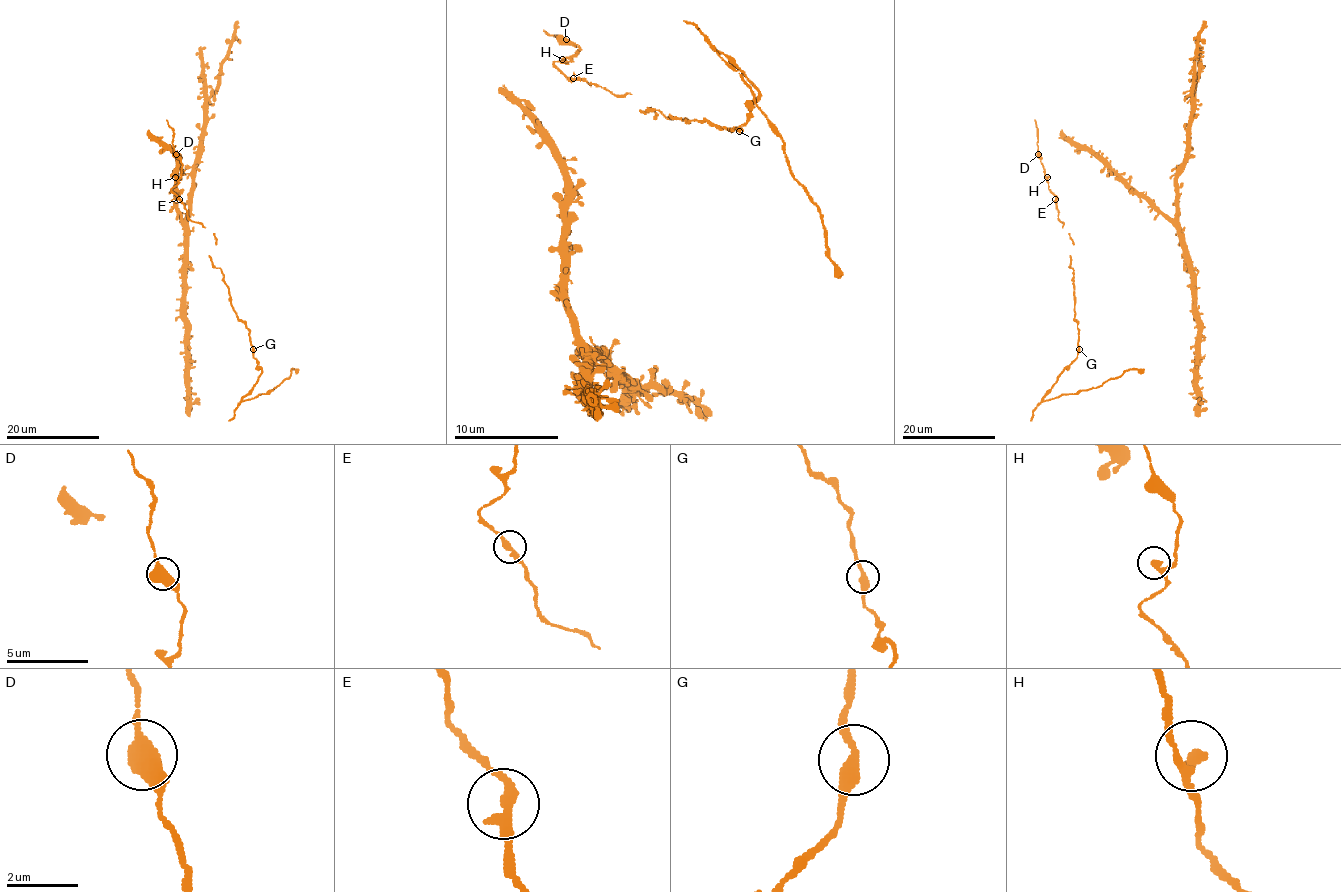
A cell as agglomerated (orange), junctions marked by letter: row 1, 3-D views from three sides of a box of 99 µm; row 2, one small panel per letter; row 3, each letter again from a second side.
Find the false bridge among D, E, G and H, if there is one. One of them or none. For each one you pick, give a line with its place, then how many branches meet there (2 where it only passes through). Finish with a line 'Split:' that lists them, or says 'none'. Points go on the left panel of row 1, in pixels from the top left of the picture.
Split: none

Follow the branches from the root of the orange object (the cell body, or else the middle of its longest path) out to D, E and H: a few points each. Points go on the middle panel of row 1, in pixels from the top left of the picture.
D: (578, 51), (578, 46), (565, 38)
E: (578, 51), (568, 62), (554, 62), (568, 78), (573, 78)
H: (578, 51), (562, 59)

